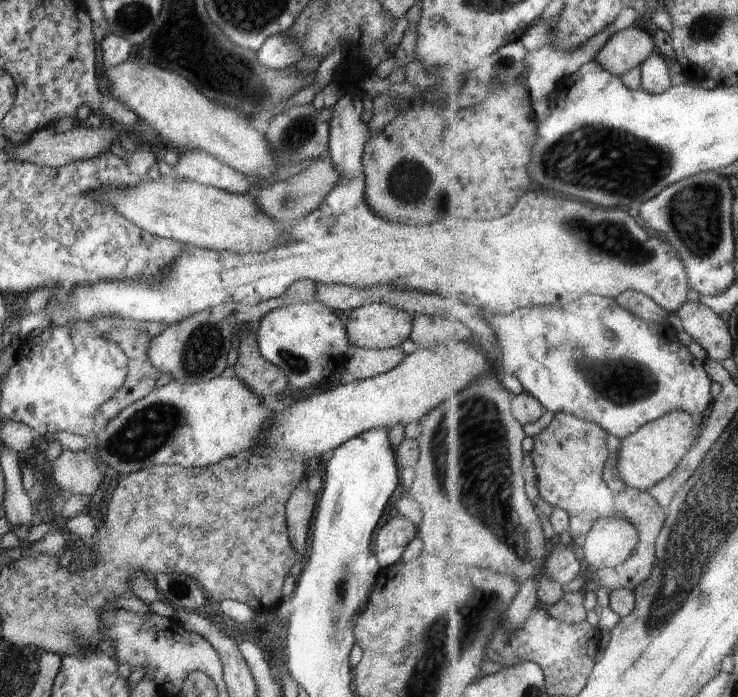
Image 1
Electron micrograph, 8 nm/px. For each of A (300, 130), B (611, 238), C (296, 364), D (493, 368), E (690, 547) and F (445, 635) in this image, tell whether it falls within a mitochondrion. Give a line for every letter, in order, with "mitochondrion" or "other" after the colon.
A: mitochondrion
B: mitochondrion
C: mitochondrion
D: other
E: mitochondrion
F: mitochondrion

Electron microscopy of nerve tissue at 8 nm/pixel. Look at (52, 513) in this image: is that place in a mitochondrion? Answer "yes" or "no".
yes

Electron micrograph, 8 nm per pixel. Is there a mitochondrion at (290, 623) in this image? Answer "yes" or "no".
no

